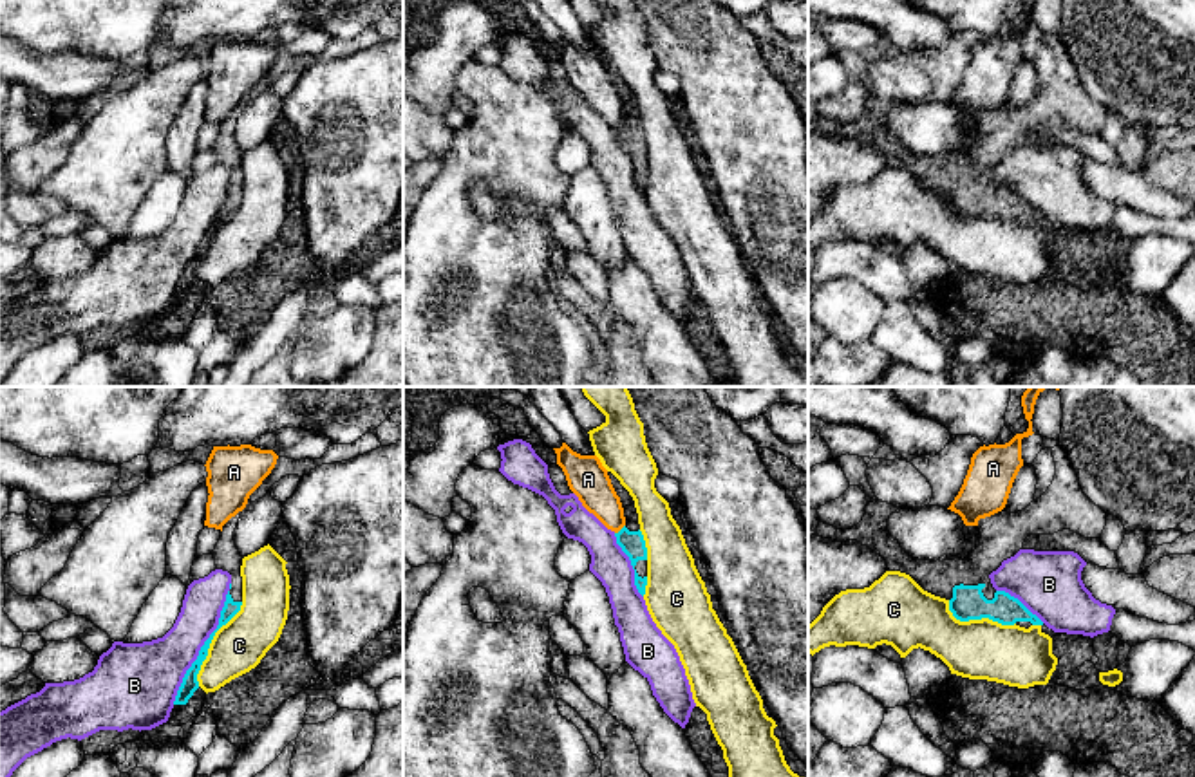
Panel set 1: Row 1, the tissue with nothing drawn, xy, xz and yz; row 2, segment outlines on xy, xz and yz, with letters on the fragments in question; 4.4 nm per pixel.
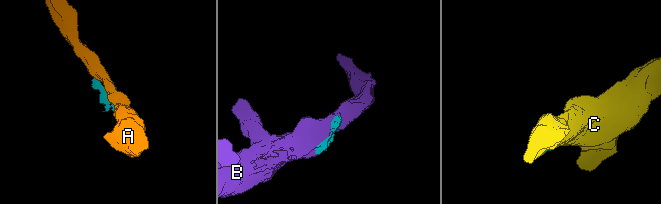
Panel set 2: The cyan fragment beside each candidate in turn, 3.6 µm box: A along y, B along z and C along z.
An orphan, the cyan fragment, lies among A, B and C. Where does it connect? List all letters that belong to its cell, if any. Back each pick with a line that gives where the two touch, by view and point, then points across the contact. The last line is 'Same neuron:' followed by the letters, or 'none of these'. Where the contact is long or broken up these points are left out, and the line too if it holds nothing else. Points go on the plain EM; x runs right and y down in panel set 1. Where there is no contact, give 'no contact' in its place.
Same neuron: none of these

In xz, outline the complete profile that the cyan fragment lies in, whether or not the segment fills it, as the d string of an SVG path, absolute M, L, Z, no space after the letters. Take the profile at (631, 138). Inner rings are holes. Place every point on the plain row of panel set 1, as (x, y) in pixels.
M607 67L607 70L616 90L620 92L626 112L626 121L618 128L615 128L616 139L629 152L631 161L635 164L635 181L638 188L644 192L647 181L647 143L644 130L640 126L635 96L611 67Z

